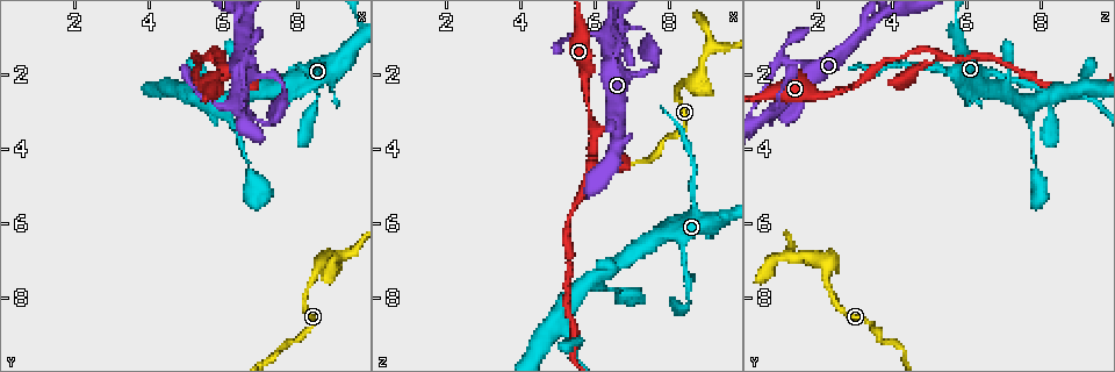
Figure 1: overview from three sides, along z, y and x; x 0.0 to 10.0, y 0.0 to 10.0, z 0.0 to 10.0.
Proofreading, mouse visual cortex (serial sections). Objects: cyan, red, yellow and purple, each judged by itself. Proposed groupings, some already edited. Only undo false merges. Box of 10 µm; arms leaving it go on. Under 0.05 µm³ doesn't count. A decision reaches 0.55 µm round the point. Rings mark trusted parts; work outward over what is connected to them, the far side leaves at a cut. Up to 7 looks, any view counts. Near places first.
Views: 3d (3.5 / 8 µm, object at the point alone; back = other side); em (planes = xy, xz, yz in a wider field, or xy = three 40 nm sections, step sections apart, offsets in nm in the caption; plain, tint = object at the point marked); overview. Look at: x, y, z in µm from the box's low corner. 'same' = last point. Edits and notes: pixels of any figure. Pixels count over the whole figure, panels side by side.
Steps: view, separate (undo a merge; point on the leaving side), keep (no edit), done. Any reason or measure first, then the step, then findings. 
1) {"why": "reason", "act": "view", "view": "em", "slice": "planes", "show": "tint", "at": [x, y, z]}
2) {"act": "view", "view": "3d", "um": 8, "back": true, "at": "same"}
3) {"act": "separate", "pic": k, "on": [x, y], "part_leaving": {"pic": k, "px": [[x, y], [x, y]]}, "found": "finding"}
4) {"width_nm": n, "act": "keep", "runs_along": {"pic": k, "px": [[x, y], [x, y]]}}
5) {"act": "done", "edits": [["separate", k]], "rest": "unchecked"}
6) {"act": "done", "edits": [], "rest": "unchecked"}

{"act": "view", "view": "em", "slice": "xy", "step": 1, "show": "tint", "at": [8.70, 7.10, 2.10]}

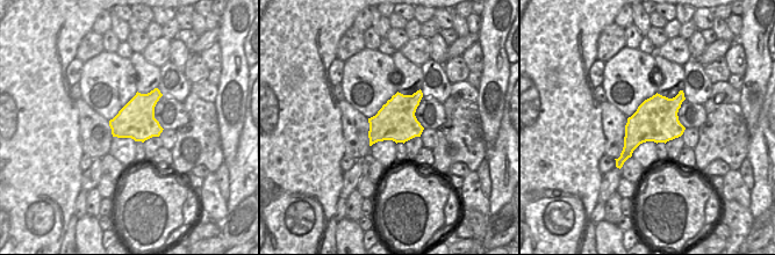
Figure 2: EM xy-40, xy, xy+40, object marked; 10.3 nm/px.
{"act": "view", "view": "3d", "um": 3.5, "back": true, "at": "same"}

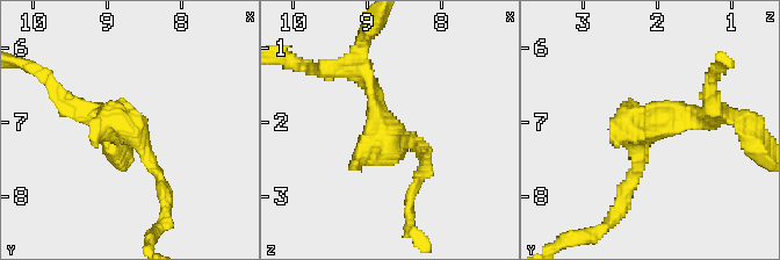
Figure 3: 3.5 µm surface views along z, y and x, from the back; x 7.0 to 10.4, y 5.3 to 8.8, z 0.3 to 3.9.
{"act": "keep", "found": "one cell here"}

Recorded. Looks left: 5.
{"why": "abrupt turn", "act": "view", "view": "3d", "um": 3.5, "back": true, "at": [6.65, 1.70, 1.30]}

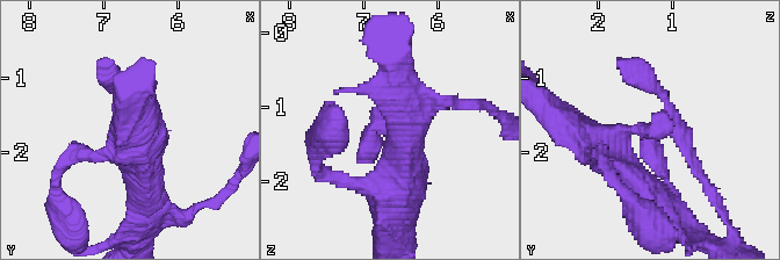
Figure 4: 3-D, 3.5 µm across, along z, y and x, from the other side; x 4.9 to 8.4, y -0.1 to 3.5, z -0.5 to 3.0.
{"why": "need the tissue", "act": "view", "view": "em", "slice": "planes", "show": "tint", "at": "same"}

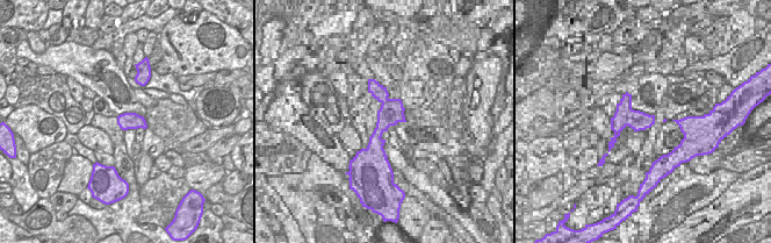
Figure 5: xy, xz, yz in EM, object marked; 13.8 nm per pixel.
{"act": "view", "view": "em", "slice": "xy", "step": 5, "show": "tint", "at": "same"}

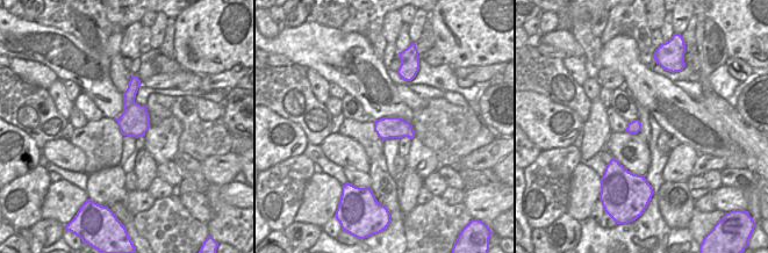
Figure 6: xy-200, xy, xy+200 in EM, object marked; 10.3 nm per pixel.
{"width_nm": 220, "act": "keep", "runs_along": {"pic": 4, "px": [[576, 134], [656, 130], [667, 101], [643, 80]]}, "found": "all the same cell"}

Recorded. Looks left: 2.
{"act": "view", "view": "3d", "um": 3.5, "at": [5.60, 1.45, 5.25]}

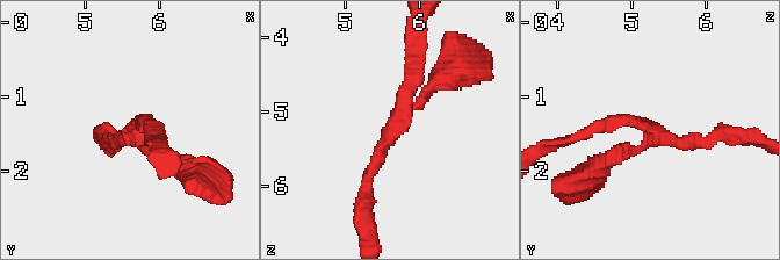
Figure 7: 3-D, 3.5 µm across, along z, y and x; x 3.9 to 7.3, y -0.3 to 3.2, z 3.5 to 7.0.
{"arms": 3, "arm_widths_nm": [150, 200, 200], "why": "shape alone is not enough", "act": "view", "view": "em", "slice": "planes", "show": "tint", "at": [5.60, 1.45, 5.30]}

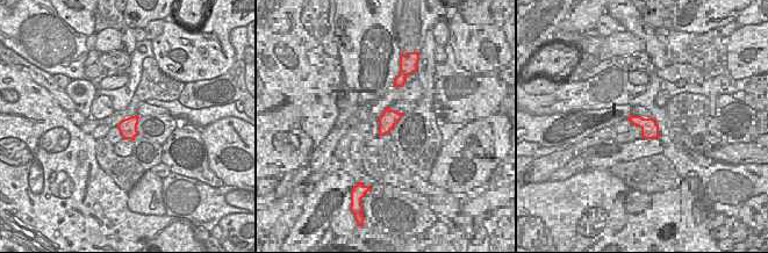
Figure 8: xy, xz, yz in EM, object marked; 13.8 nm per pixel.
{"act": "keep", "found": "all the same cell"}

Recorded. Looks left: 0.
{"act": "done", "edits": [], "rest": "unchecked"}

